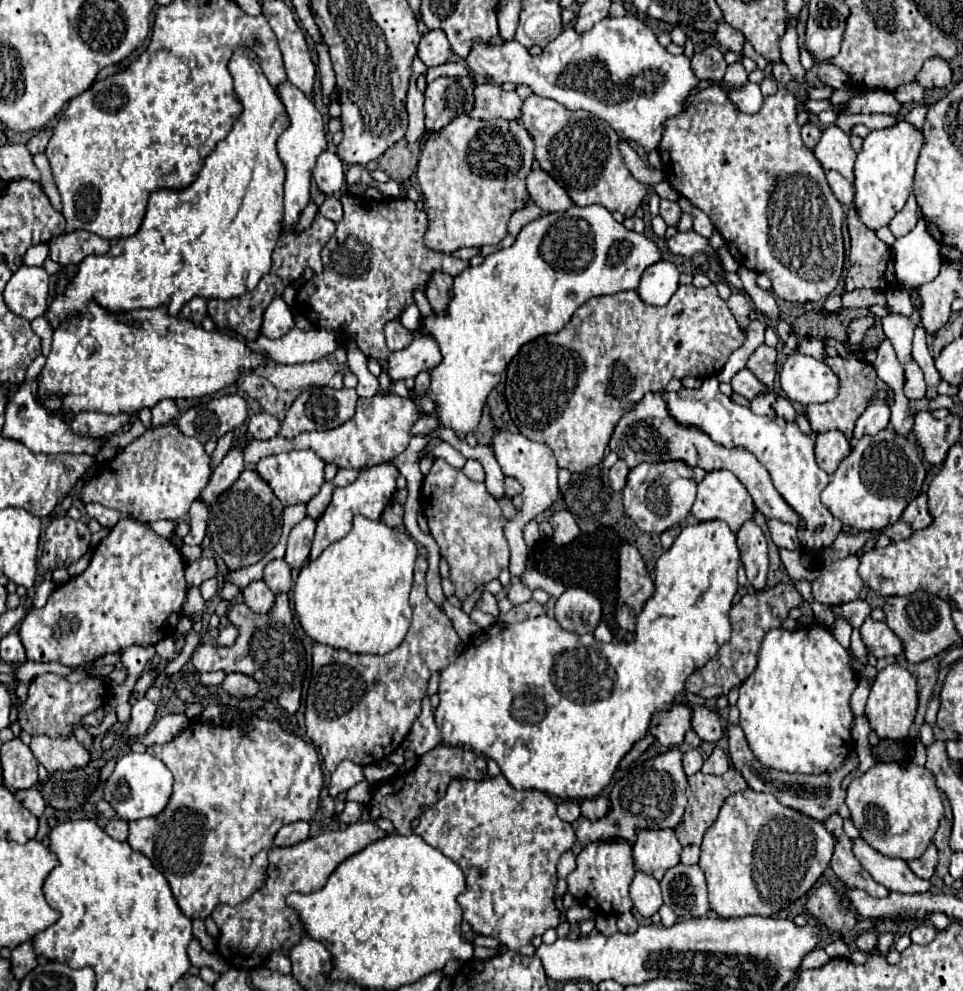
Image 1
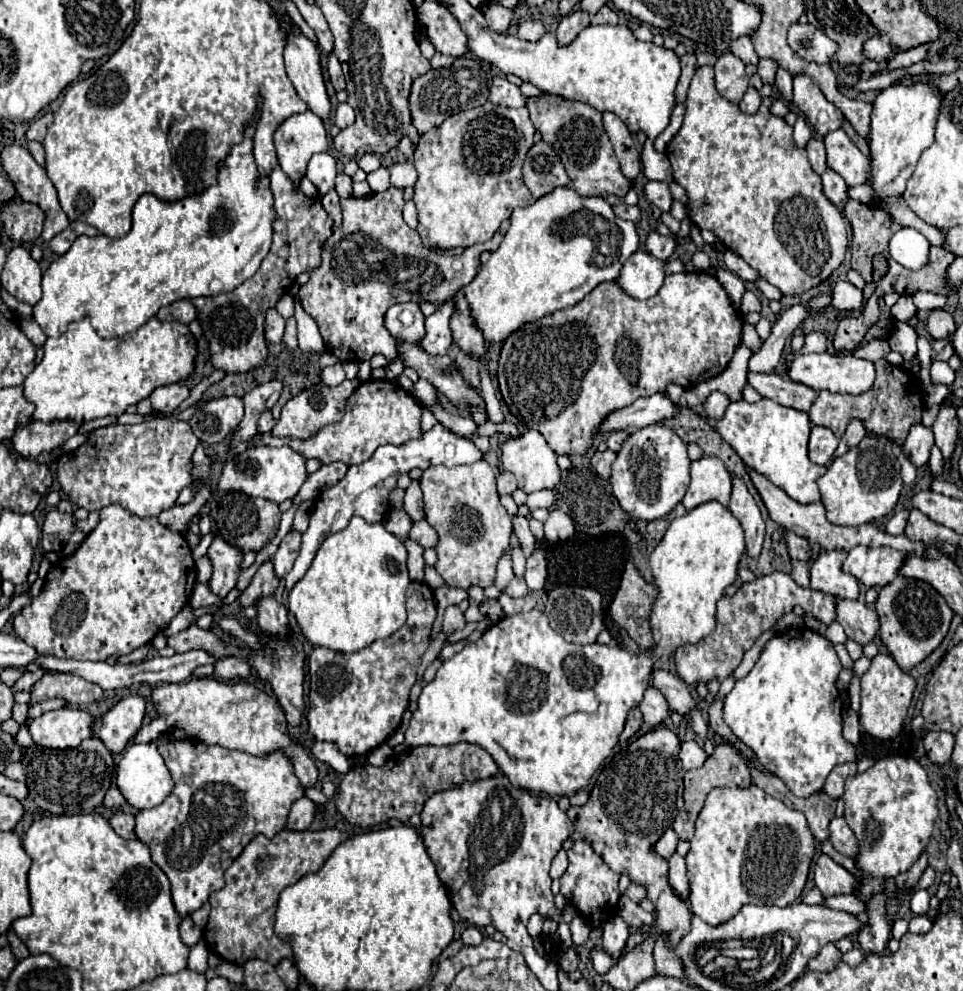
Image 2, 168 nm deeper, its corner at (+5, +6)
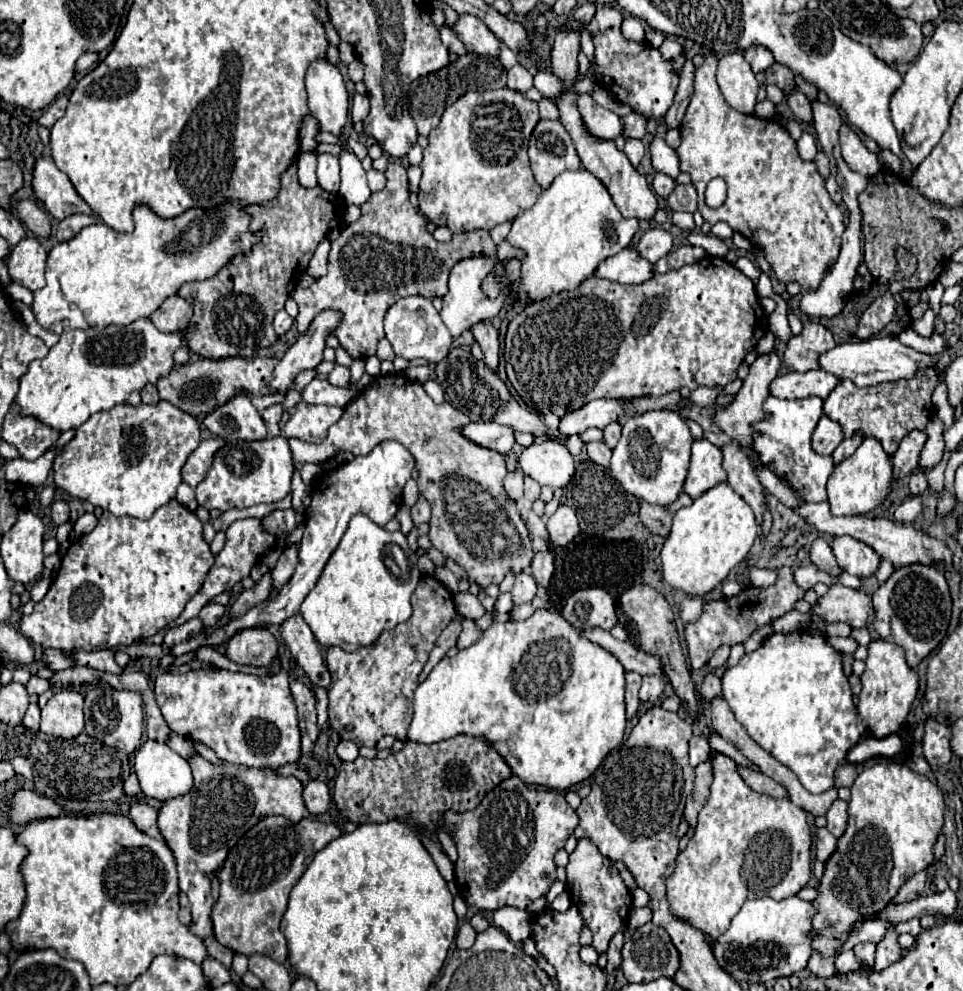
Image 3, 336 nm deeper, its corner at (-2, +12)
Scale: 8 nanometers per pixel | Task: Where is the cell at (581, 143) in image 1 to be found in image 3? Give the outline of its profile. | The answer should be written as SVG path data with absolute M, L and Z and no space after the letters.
M580 94L576 106L590 136L598 140L616 140L622 134L622 124L618 114L604 110L588 94Z

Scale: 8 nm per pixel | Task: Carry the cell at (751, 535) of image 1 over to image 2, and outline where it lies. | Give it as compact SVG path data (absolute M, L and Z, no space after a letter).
M733 476L733 492L729 500L729 510L733 512L733 516L741 522L745 530L747 554L759 556L763 536L765 536L765 522L761 518L761 512L753 494L747 490L745 482L739 476Z

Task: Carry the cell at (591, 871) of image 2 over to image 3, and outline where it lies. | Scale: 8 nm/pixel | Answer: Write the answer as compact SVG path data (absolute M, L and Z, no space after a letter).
M582 838L576 846L576 850L570 854L570 862L566 866L566 874L568 874L568 892L572 896L572 904L578 906L584 924L590 926L594 942L592 946L596 948L596 952L606 952L610 938L626 928L628 922L628 912L632 908L632 896L630 890L624 886L614 862L606 856L600 854L600 850L588 840Z

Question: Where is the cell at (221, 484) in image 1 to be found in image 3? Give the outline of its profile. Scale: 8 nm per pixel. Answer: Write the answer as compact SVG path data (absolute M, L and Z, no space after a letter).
M326 310L320 312L310 324L306 336L300 336L294 346L284 354L284 358L274 368L274 378L270 380L272 394L286 394L302 370L316 368L322 362L322 352L326 348L324 340L332 328L340 322L340 312Z

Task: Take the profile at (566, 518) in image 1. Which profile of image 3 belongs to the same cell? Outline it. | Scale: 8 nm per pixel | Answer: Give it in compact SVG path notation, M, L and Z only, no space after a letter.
M560 504L558 510L548 520L550 542L554 546L566 546L580 533L576 511L566 504Z

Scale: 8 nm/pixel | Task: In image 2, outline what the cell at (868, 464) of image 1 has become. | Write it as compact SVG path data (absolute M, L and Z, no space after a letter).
M865 436L847 454L833 460L827 472L817 480L821 502L827 510L827 520L837 526L859 526L887 516L901 494L901 466L893 454L893 444L887 438Z

